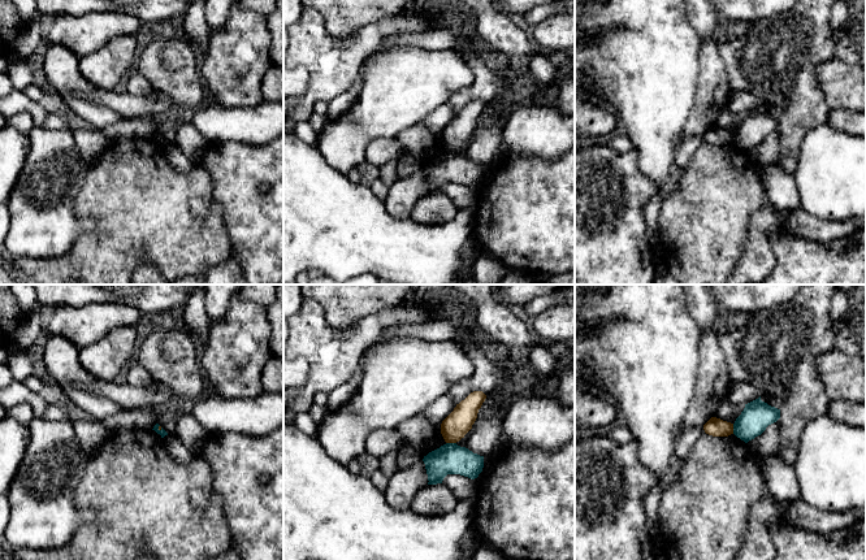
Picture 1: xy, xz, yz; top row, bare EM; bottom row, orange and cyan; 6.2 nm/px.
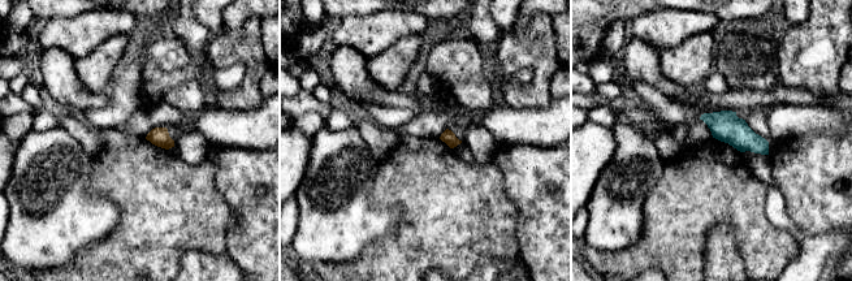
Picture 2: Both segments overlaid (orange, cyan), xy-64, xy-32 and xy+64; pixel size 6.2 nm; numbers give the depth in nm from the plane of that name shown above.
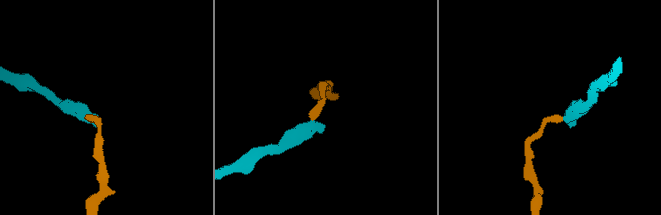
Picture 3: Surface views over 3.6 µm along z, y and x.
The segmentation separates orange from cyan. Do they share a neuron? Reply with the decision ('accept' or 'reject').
reject

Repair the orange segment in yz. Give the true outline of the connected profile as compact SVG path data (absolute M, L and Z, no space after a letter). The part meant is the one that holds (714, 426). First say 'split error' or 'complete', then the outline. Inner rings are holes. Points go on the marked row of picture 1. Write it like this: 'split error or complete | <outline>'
complete | M711 417L705 425L703 430L706 434L713 437L728 437L733 434L733 424L723 421L716 417Z

